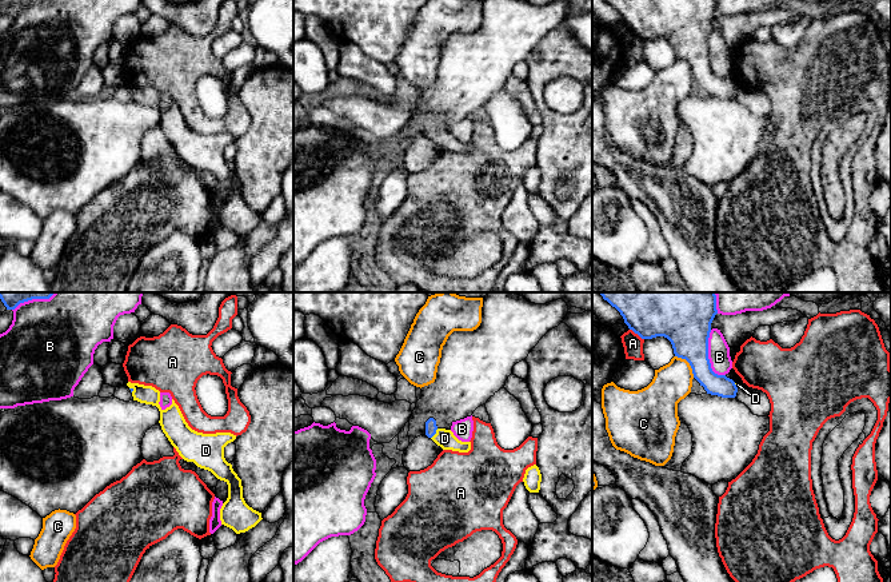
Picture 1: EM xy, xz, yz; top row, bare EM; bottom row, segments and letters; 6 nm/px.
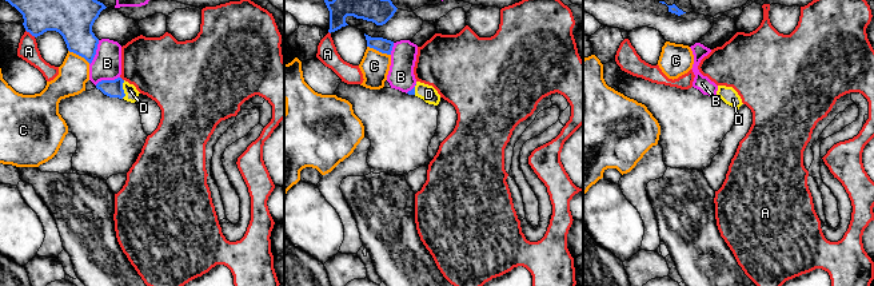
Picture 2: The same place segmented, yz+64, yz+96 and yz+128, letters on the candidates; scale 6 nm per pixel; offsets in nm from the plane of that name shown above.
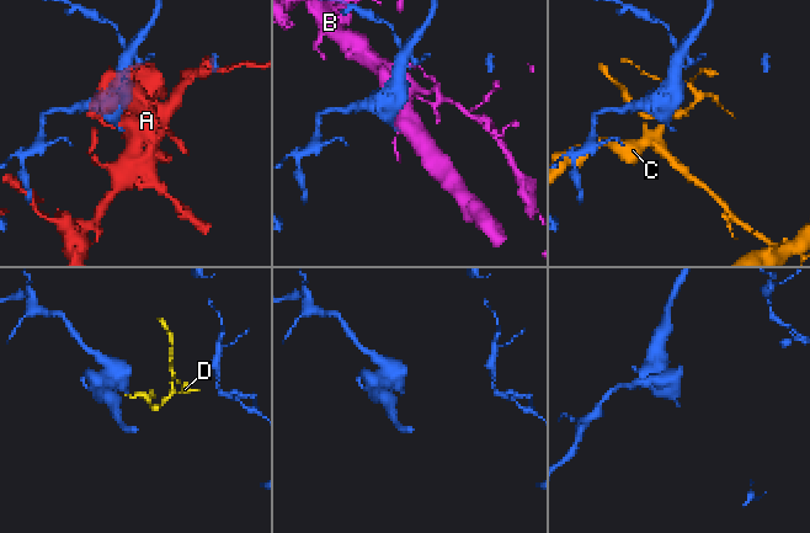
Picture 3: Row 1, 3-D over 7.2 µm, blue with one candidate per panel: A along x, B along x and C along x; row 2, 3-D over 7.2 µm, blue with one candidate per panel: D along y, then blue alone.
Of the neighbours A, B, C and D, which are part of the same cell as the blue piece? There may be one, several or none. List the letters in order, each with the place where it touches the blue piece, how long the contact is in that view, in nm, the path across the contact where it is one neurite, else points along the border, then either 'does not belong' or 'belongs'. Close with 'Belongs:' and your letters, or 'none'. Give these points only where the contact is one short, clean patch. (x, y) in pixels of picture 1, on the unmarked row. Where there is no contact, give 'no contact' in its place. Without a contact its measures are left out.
A: contact yz (636, 34); length 110 nm; does not belong
B: contact yz (707, 58); length 300 nm; does not belong
C: contact yz (688, 63); length 180 nm; border yz (675, 56), (688, 64), (694, 78); does not belong
D: contact xz (435, 134); length 80 nm; way xz (431, 128), (435, 134), (444, 139); belongs
Belongs: D

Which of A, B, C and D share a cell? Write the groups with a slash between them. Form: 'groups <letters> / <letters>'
groups A / B / C / D

